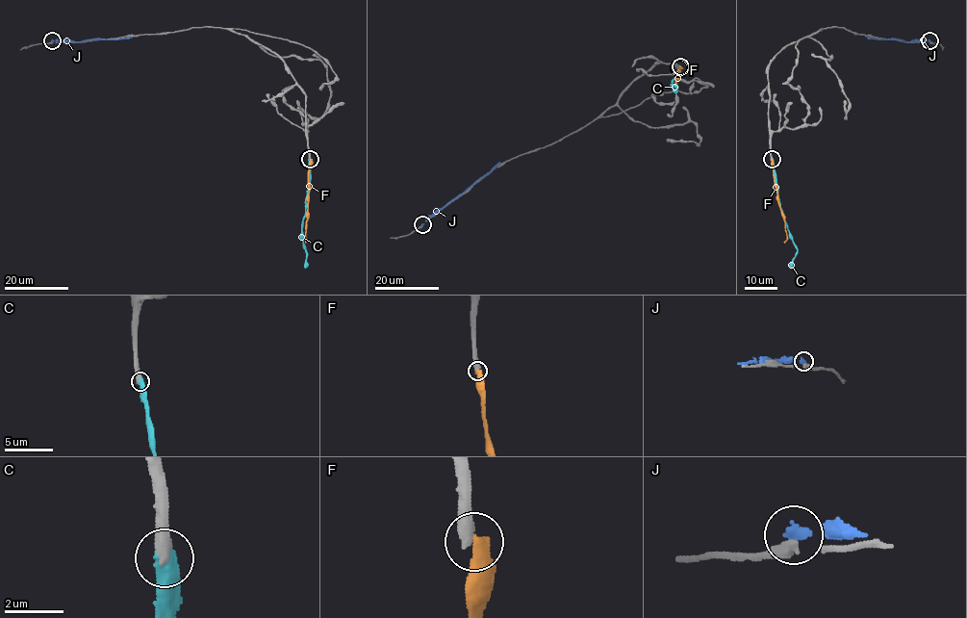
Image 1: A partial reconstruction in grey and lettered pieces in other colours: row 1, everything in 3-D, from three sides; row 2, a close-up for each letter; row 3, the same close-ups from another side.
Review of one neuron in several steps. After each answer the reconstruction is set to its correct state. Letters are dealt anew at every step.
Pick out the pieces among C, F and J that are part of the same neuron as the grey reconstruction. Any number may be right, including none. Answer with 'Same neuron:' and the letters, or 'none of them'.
Same neuron: C

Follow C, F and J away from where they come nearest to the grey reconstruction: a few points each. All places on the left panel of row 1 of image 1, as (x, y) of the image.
C: (309, 159), (306, 212), (302, 225), (302, 241), (306, 249), (304, 268)
F: (310, 159), (305, 243)
J: (52, 41), (130, 37)

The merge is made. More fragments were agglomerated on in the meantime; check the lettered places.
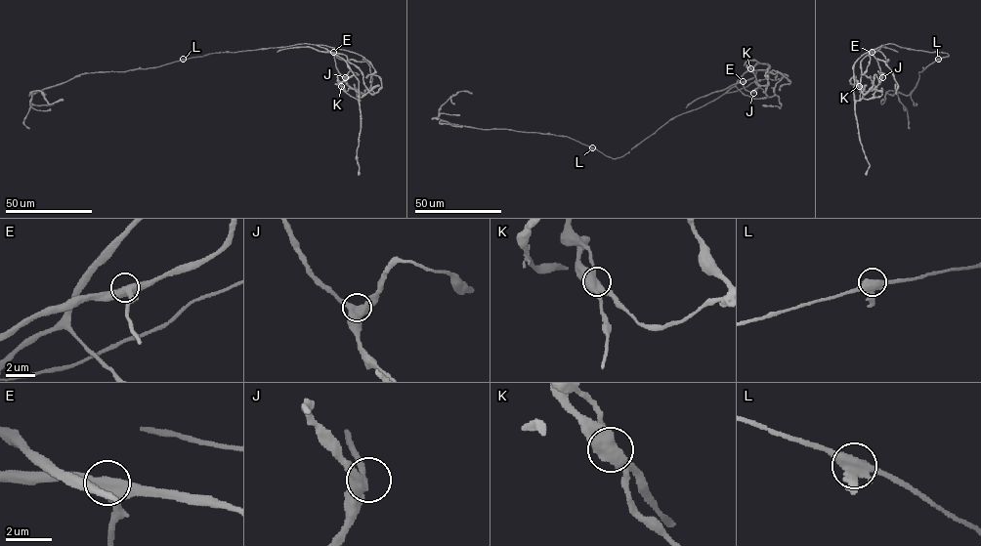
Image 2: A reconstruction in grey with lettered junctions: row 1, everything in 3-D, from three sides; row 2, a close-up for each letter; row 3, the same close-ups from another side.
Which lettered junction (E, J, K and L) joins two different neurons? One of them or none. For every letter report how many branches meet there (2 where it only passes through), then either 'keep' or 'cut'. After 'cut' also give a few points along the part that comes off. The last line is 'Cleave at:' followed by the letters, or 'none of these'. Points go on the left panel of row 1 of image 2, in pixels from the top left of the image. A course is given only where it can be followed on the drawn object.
E: 3 | keep
J: 3 | keep
K: 4 | cut | (341, 85), (349, 88), (337, 68), (335, 53), (346, 56), (374, 94), (381, 79), (372, 75), (370, 82)
L: 3 | keep
Cleave at: K

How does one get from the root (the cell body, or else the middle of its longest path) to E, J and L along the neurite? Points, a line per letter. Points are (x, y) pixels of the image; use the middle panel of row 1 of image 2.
E: (660, 128), (675, 116), (725, 93), (755, 63), (767, 63), (768, 83), (750, 92), (745, 88), (743, 81)
J: (660, 128), (675, 116), (725, 93), (755, 63), (767, 63), (768, 83), (759, 85), (753, 93)
L: (660, 128), (619, 157), (609, 157), (592, 147)

